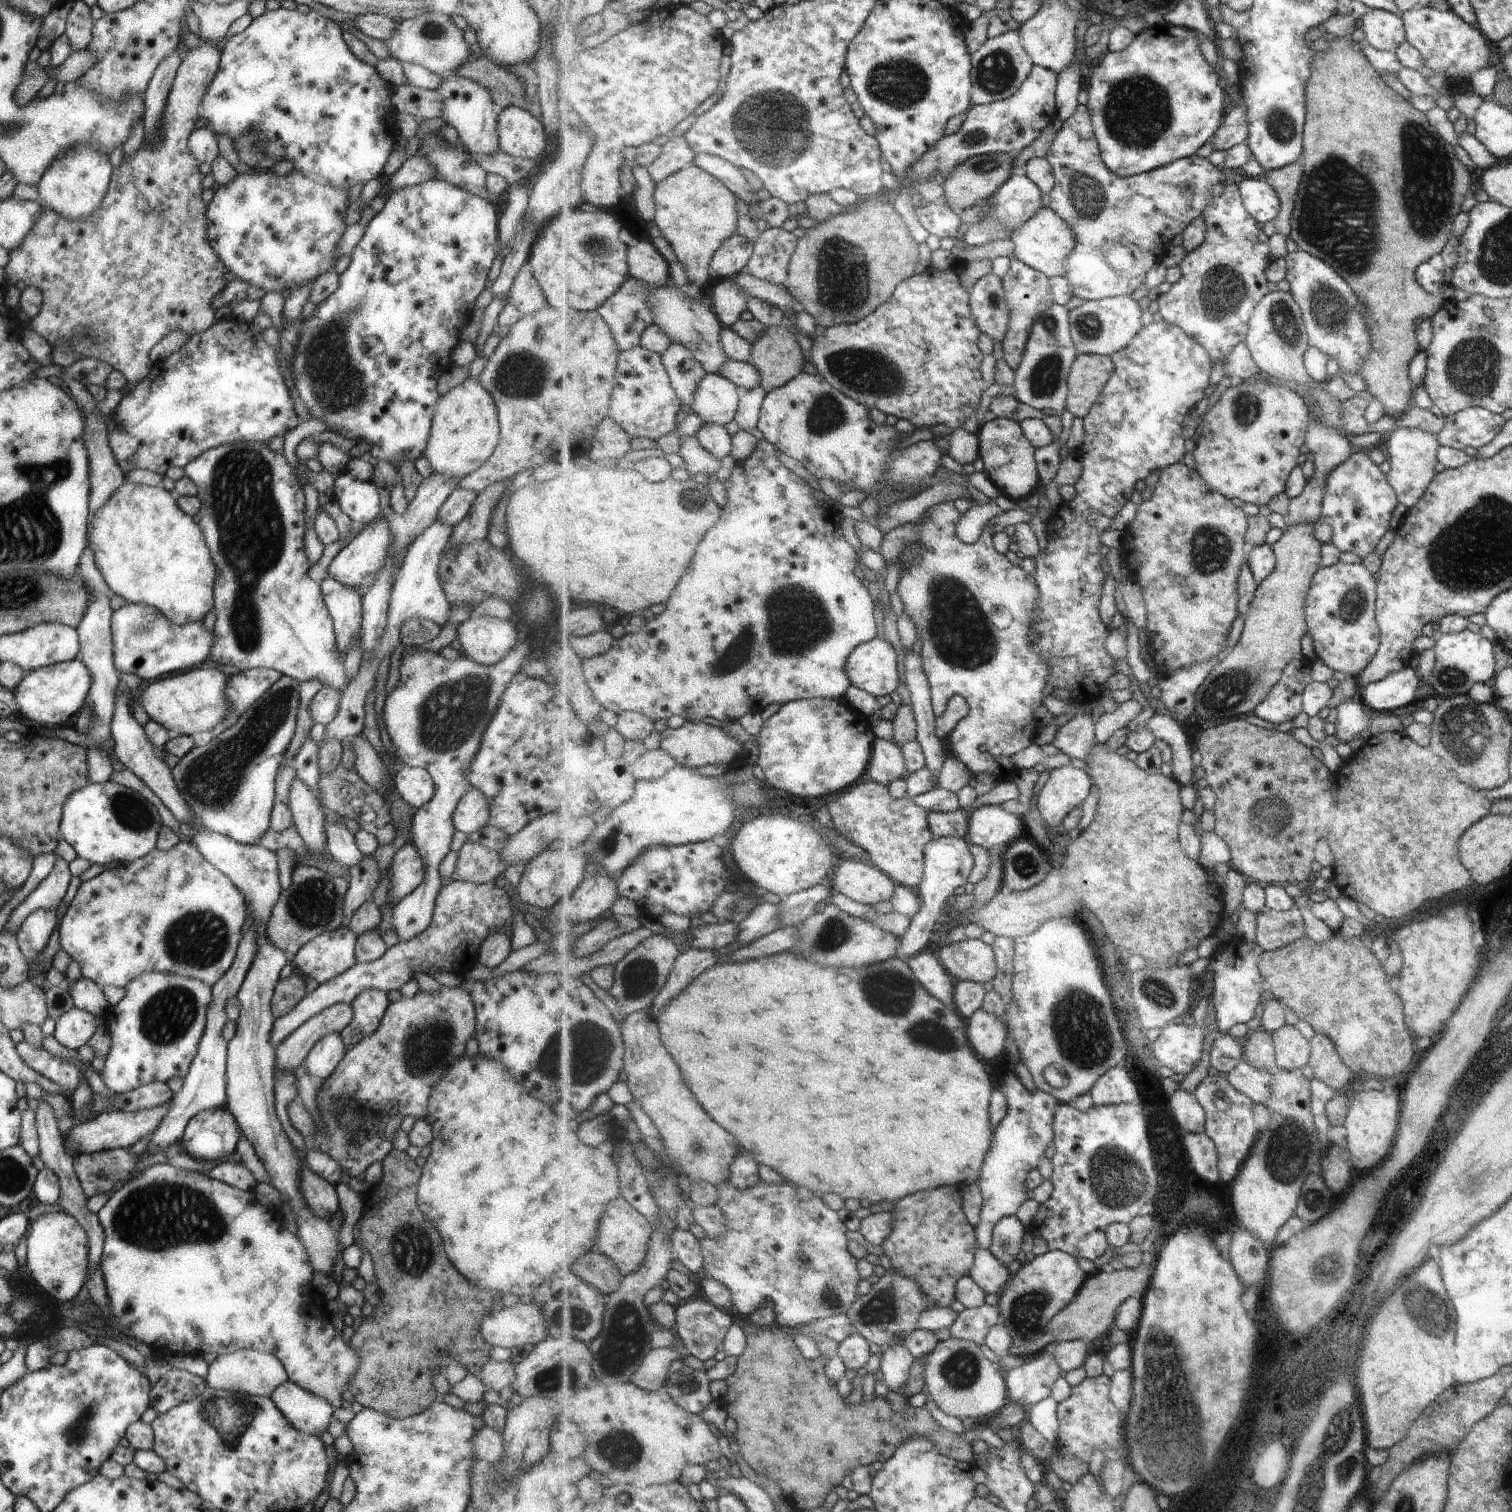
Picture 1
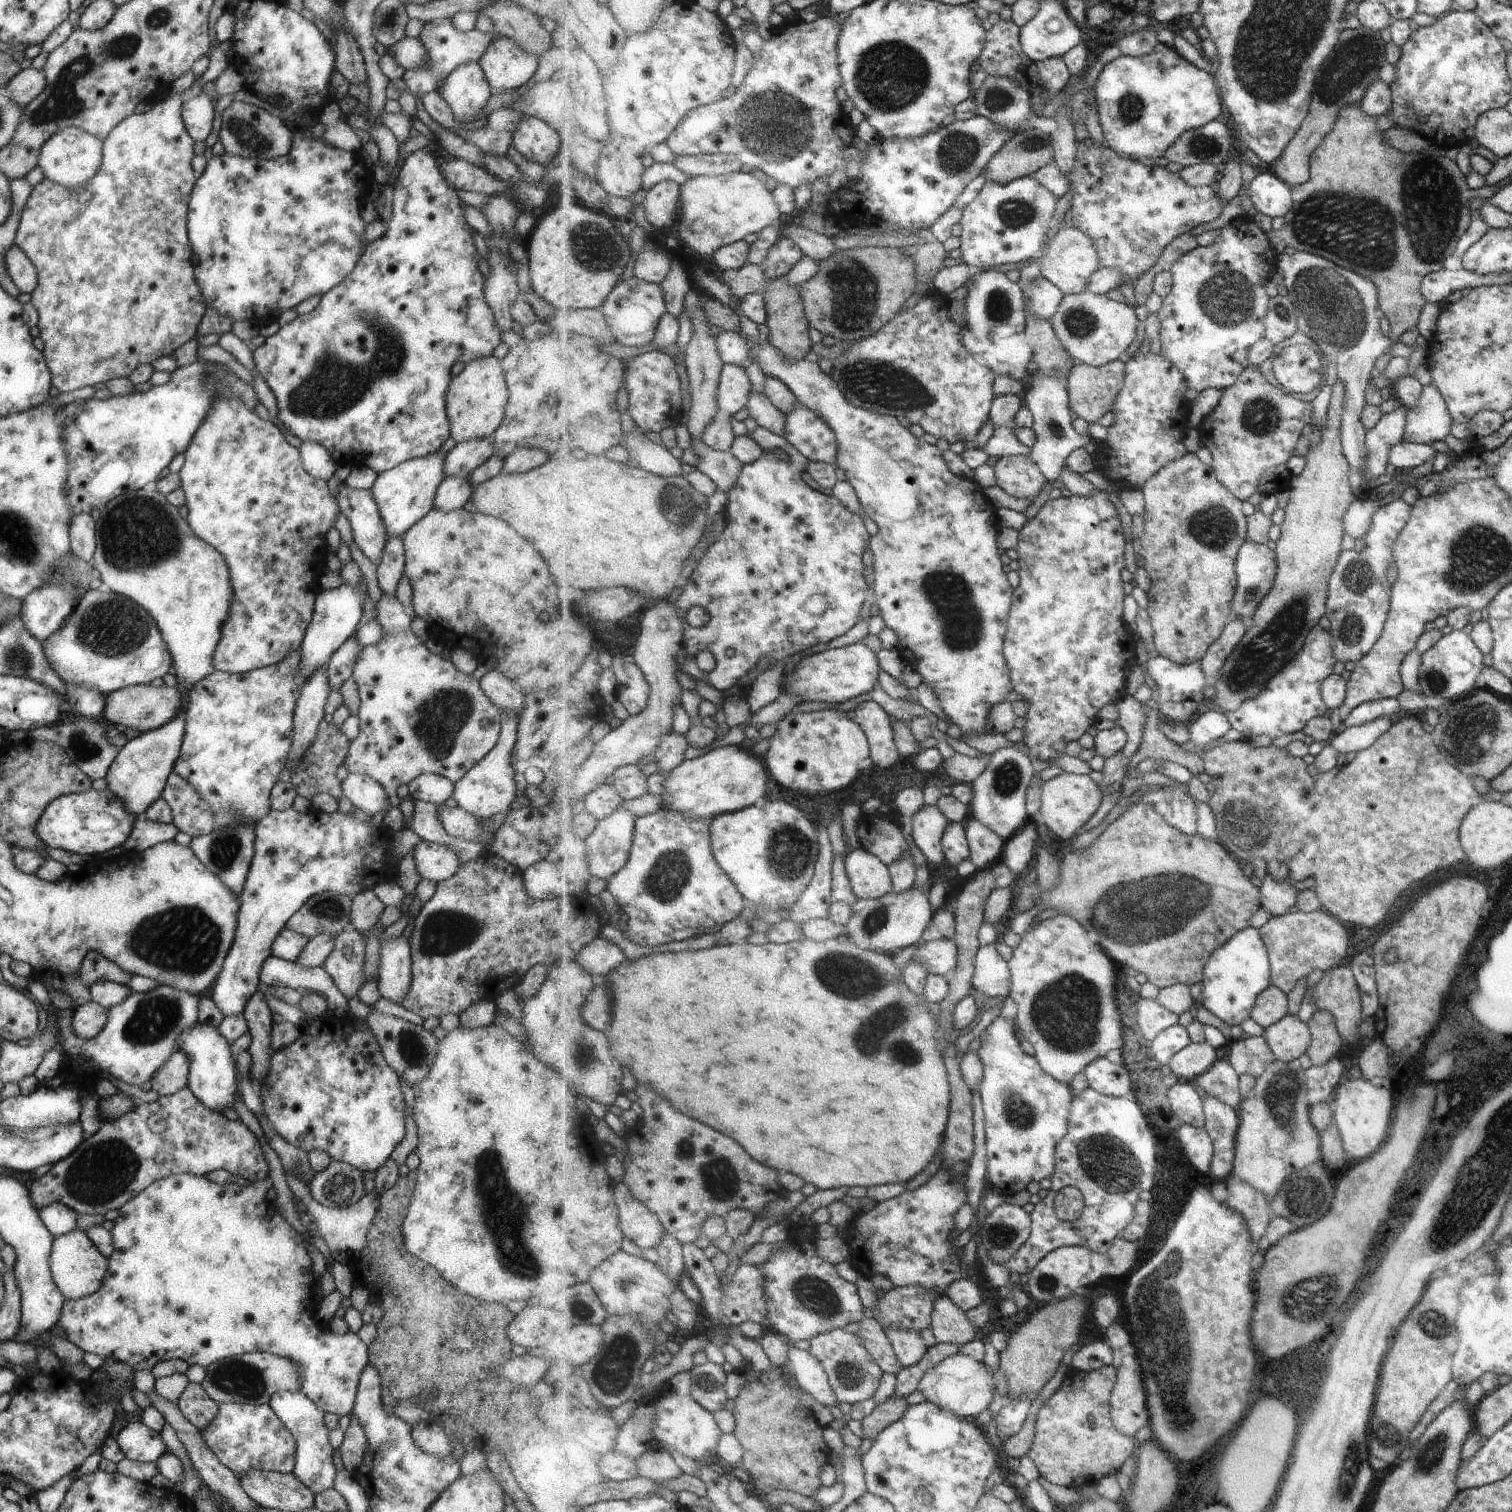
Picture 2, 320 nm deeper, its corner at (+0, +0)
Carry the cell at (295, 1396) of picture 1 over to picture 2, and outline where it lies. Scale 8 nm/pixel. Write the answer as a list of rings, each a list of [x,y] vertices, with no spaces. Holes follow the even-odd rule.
[[[297,1391],[275,1392],[268,1401],[268,1406],[295,1442],[294,1464],[290,1474],[293,1474],[307,1490],[311,1490],[315,1495],[331,1489],[336,1470],[332,1462],[334,1449],[328,1442],[329,1430],[325,1428],[325,1422],[323,1422],[324,1413]]]

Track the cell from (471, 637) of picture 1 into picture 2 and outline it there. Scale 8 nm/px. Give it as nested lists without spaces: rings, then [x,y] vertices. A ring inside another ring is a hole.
[[[492,669],[481,676],[479,686],[485,696],[497,706],[499,713],[509,710],[509,712],[517,712],[523,706],[523,694],[520,693],[515,684],[511,680],[507,680],[507,676],[503,676],[501,672]]]

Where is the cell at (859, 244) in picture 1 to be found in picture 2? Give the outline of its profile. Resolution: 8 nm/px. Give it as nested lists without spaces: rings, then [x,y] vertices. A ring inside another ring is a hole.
[[[889,241],[888,247],[884,246],[857,246],[855,248],[849,248],[849,250],[837,250],[837,252],[833,252],[827,258],[827,260],[821,260],[818,262],[817,266],[819,266],[819,270],[817,270],[817,276],[808,282],[805,282],[799,288],[799,294],[801,295],[804,309],[806,310],[806,316],[808,322],[810,323],[810,327],[819,330],[824,336],[830,335],[834,337],[838,342],[847,342],[851,343],[853,341],[861,341],[862,339],[874,336],[877,334],[877,331],[882,330],[901,310],[905,304],[907,304],[907,300],[918,292],[918,288],[920,285],[919,281],[919,273],[917,262],[915,261],[913,254],[907,254],[906,244],[904,242],[899,241]]]

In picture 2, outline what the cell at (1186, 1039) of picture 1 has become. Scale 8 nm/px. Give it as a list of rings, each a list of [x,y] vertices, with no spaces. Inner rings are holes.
[[[1174,1025],[1161,1032],[1151,1044],[1151,1050],[1155,1059],[1161,1065],[1169,1065],[1177,1052],[1181,1052],[1192,1044],[1187,1027]]]

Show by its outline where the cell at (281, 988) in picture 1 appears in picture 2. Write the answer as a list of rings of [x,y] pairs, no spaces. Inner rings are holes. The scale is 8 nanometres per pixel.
[[[175,1050],[169,1058],[153,1072],[151,1076],[151,1090],[159,1097],[173,1095],[177,1090],[186,1086],[188,1076],[189,1058],[185,1052]]]

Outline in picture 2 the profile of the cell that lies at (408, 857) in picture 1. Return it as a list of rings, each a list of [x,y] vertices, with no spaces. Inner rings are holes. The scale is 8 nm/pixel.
[[[419,842],[412,852],[415,870],[421,877],[434,883],[446,880],[460,866],[457,856],[447,848],[433,842]]]

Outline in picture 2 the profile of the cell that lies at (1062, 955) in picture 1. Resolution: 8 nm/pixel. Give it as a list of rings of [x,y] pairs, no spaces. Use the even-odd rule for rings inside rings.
[[[1060,915],[1033,922],[1008,964],[1011,972],[1009,997],[1018,1009],[1015,1027],[1018,1034],[1035,1048],[1034,1057],[1047,1074],[1070,1085],[1095,1060],[1123,1048],[1123,1024],[1115,1002],[1117,962],[1111,960],[1097,944],[1091,944],[1087,930],[1075,918]]]

